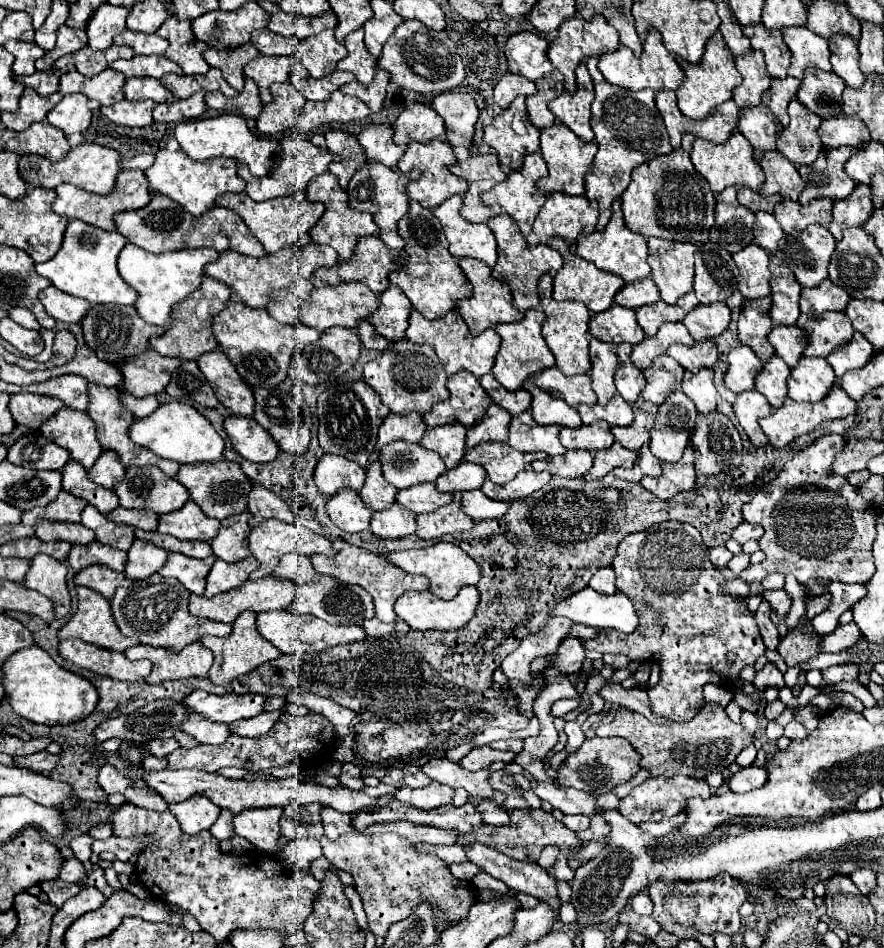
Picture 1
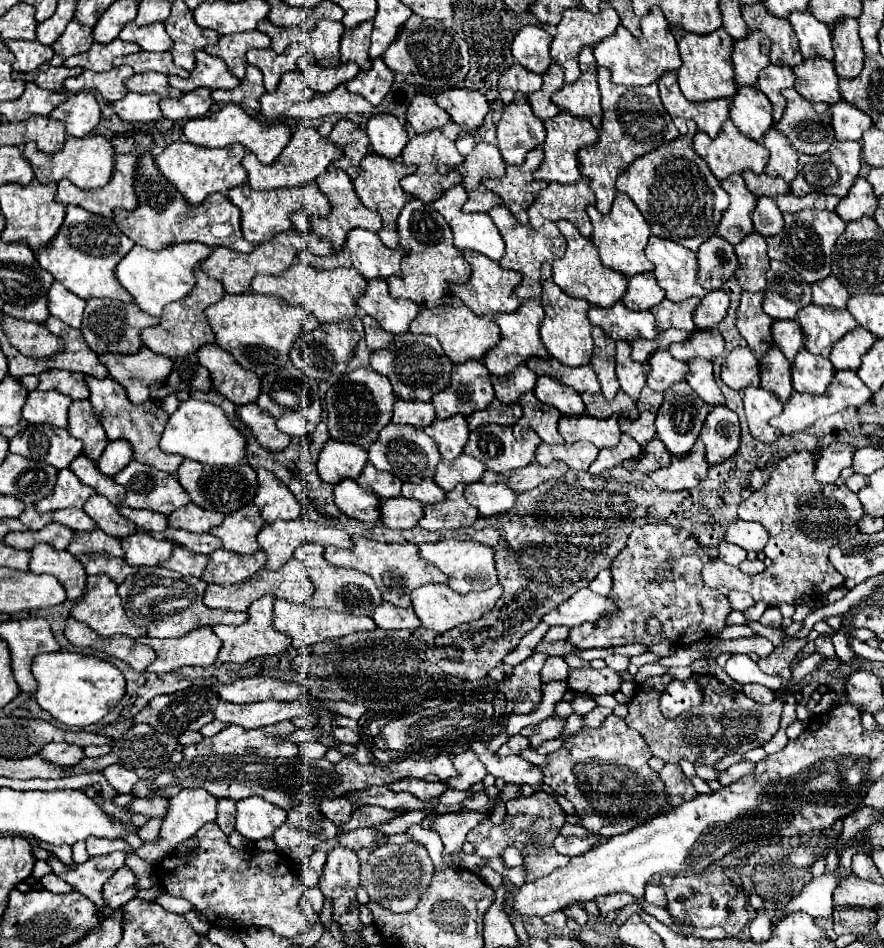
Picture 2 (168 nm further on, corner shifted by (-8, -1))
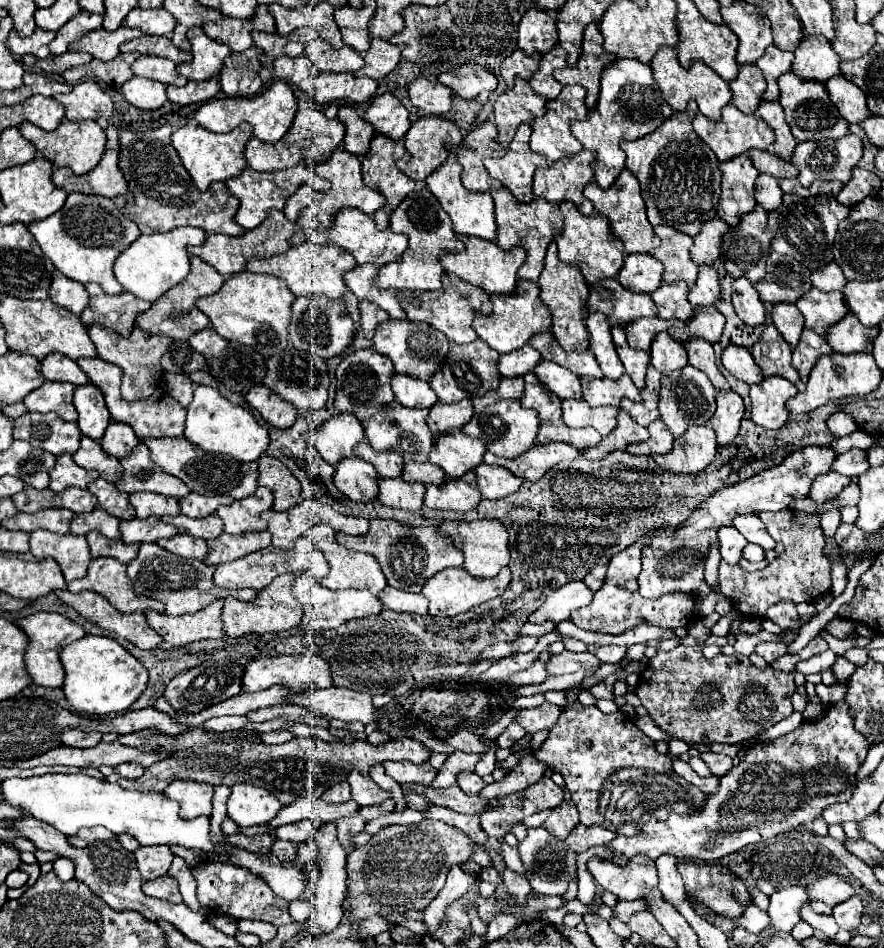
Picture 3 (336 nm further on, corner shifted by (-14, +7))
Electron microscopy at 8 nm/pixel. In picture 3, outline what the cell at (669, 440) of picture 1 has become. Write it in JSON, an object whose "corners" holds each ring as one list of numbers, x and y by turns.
{"corners":[[690,364,678,372,672,372,670,376,662,378,662,390,660,390,660,420,668,426,674,438,680,438,690,426,704,426,716,408,716,388,710,384,706,374,692,368]]}

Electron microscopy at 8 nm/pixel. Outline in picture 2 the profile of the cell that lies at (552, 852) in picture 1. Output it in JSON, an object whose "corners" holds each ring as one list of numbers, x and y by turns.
{"corners":[[594,834,586,836,586,838,576,838,576,836,570,836,570,838,564,838,564,836,556,836,554,840,554,848,558,850,558,854,564,854,564,856,580,856,584,852,588,852,590,848,594,848,594,844,598,842,600,838]]}

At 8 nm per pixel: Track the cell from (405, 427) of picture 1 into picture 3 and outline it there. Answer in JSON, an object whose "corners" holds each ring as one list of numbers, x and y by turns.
{"corners":[[404,374,394,376,392,388,394,388,396,400,406,408,432,408,438,402,436,392,430,388,428,382,422,382]]}

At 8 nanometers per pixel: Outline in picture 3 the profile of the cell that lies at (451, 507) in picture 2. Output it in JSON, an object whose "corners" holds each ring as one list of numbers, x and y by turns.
{"corners":[[474,470,466,472,462,478,446,480,440,486,426,486,424,506,432,510,454,510,454,512,468,512,474,510,480,502,480,490,476,488]]}

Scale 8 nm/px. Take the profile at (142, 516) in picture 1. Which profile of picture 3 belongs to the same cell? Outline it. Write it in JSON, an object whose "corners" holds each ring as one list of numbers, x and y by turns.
{"corners":[[136,492,130,496,130,504,136,510,138,518,148,518,148,516,178,516,178,500,162,494,148,494,148,492]]}

